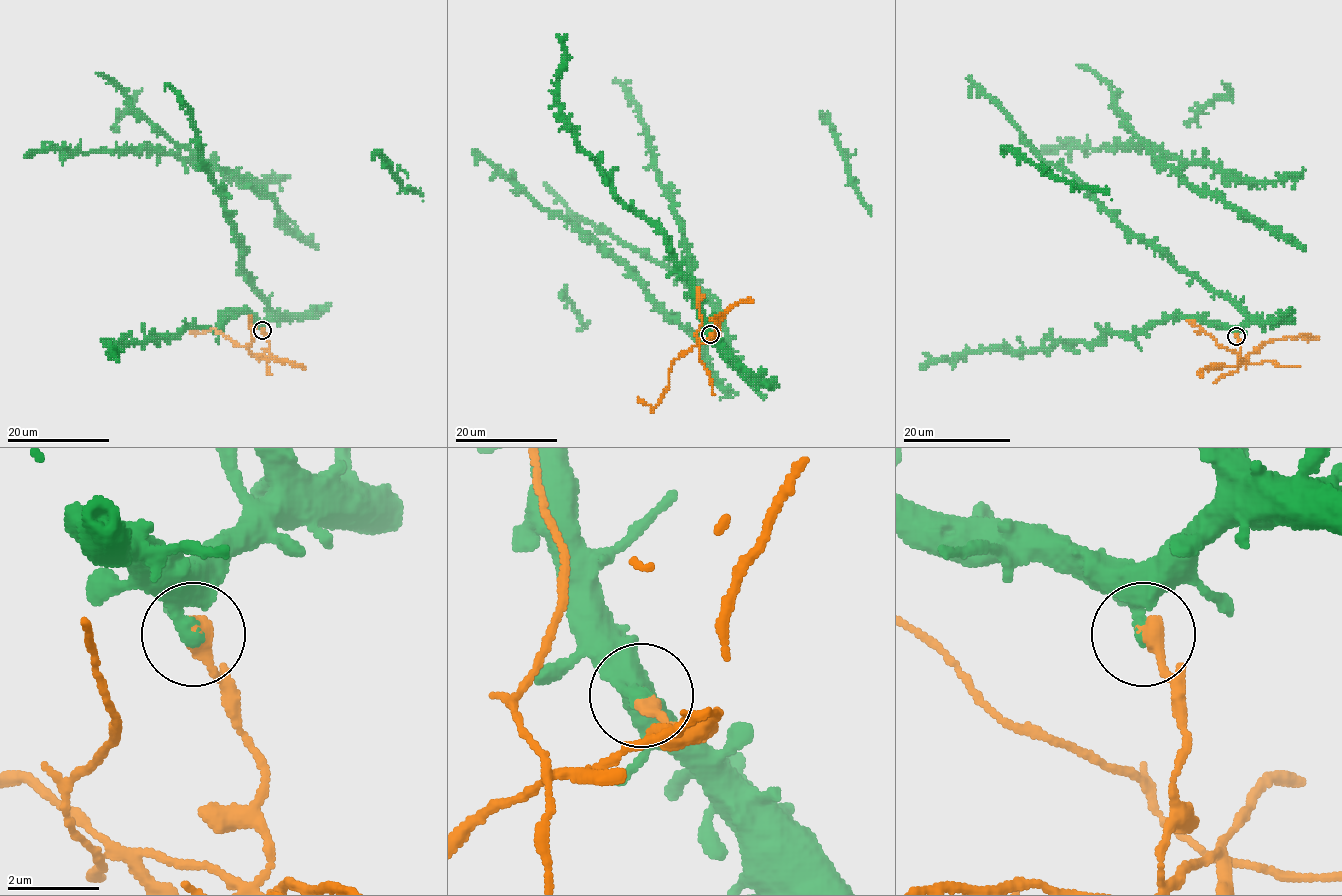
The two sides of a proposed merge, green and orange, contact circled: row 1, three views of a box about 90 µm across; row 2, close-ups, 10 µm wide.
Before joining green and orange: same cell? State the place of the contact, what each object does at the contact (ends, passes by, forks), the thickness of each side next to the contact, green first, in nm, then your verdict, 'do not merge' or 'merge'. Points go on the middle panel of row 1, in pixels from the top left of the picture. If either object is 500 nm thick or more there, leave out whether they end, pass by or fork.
(710, 334) | green ends | orange ends | 380/400 nm | do not merge

